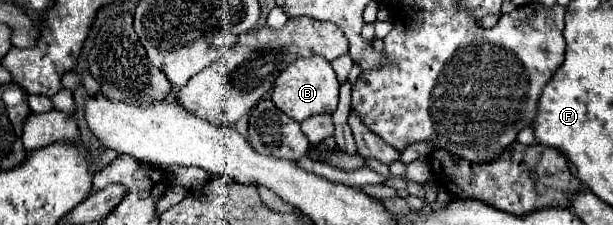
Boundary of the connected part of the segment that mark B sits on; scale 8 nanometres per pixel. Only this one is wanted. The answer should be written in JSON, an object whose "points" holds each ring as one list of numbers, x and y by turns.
{"points":[[320,56,300,58,300,60,292,62,276,78,272,100,290,118,294,118,296,122,304,122,306,118,314,116,314,114,332,114,338,106,338,88,340,88,340,82,328,60,324,60]]}

